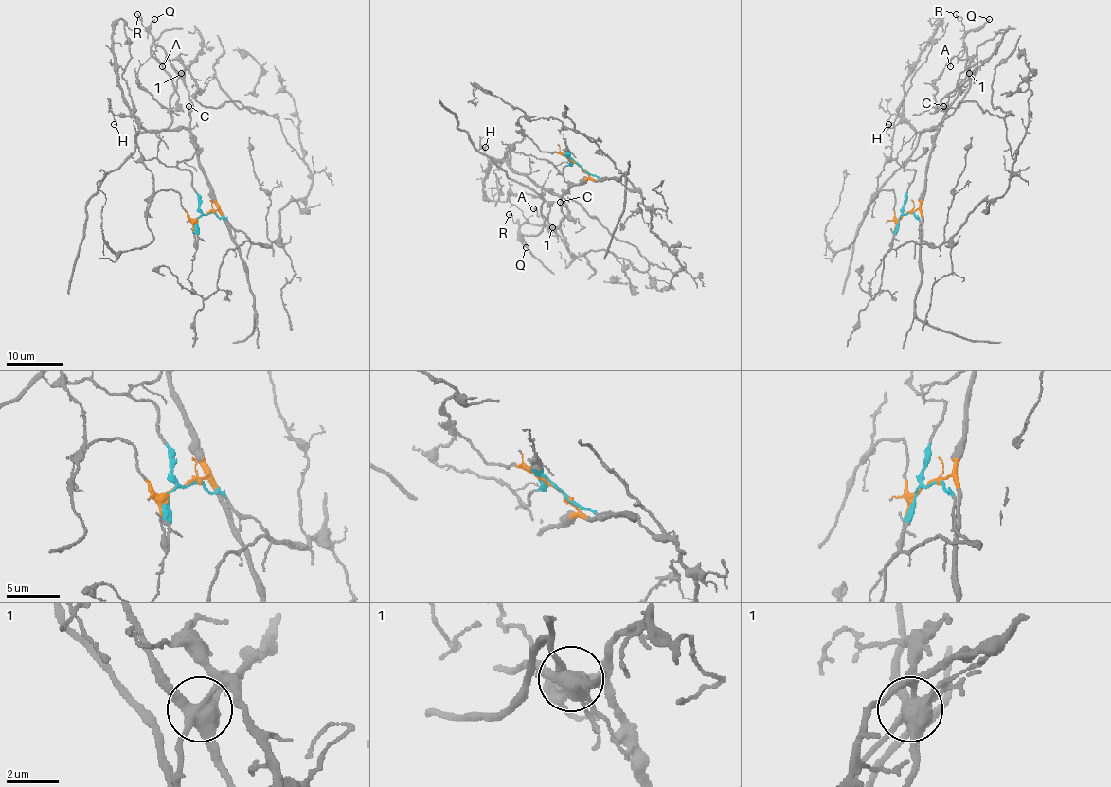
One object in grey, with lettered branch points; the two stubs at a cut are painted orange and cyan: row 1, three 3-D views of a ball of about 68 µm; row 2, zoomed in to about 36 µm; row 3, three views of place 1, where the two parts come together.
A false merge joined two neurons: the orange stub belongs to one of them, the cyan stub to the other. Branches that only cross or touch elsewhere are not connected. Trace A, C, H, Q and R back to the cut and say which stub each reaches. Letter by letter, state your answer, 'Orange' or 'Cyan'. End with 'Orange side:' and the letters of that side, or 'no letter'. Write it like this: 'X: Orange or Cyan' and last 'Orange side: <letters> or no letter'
A: Cyan
C: Orange
H: Orange
Q: Orange
R: Orange
Orange side: C, H, Q, R

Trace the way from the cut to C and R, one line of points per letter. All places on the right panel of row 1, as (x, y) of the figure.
C: (905, 214), (918, 207), (932, 137), (948, 116), (943, 106)
R: (905, 214), (918, 207), (932, 137), (959, 103), (969, 85), (963, 39), (966, 30), (957, 13)

